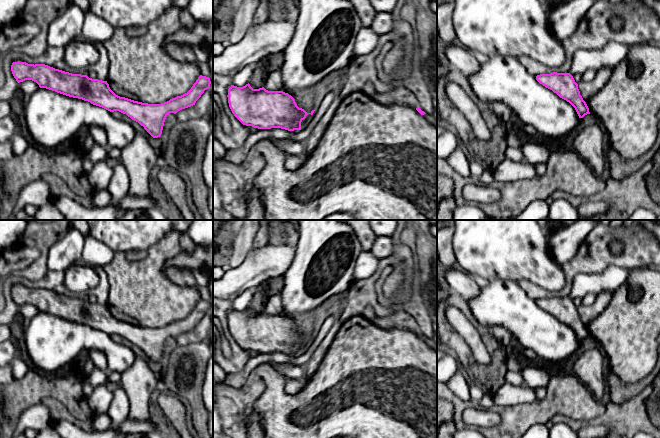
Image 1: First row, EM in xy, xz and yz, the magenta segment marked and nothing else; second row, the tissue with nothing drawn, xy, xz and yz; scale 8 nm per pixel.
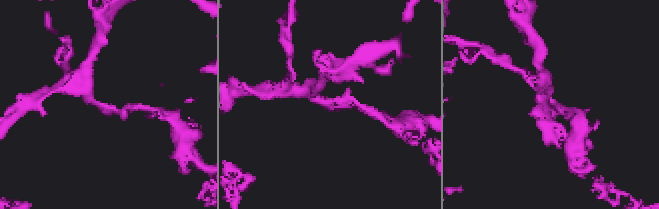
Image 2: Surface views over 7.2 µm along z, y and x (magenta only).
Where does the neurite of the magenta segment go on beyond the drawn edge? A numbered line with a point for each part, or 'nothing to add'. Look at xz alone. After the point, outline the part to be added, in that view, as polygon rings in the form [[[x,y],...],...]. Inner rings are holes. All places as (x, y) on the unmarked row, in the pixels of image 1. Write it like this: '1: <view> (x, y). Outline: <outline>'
nothing to add

